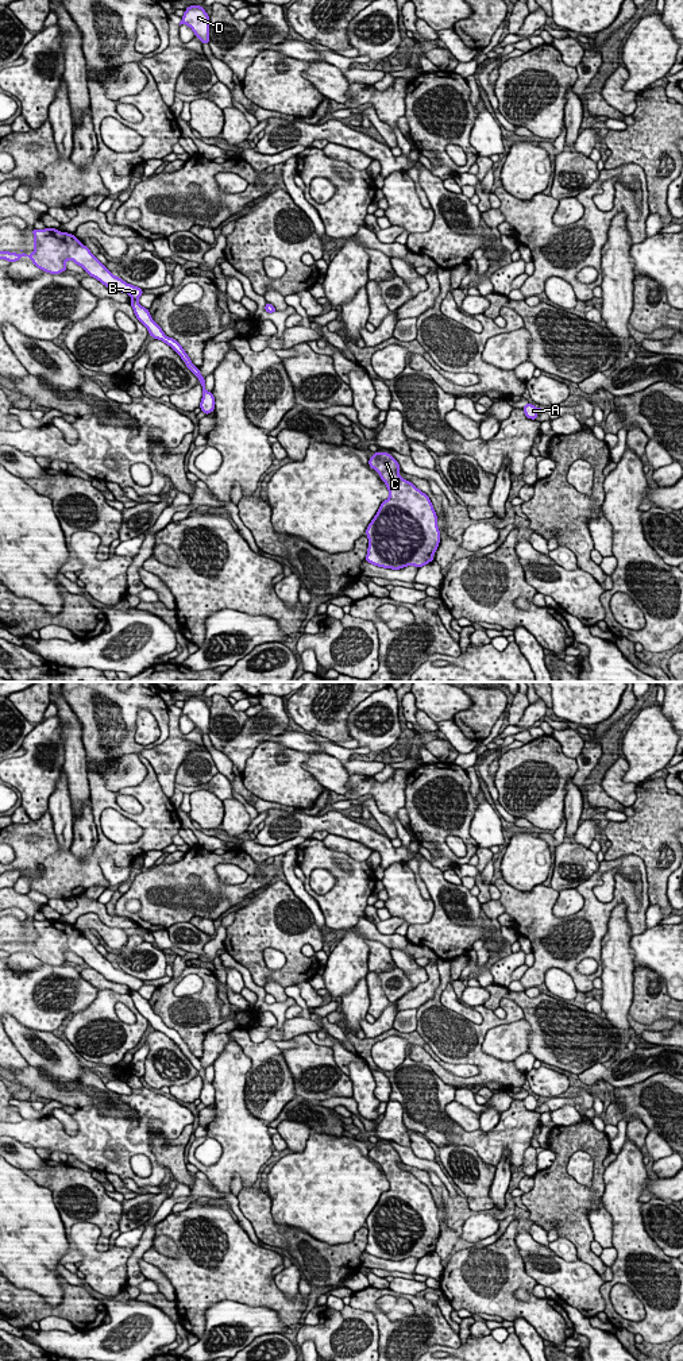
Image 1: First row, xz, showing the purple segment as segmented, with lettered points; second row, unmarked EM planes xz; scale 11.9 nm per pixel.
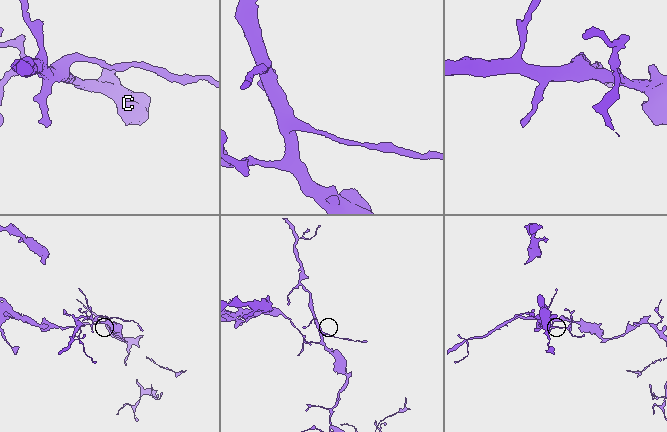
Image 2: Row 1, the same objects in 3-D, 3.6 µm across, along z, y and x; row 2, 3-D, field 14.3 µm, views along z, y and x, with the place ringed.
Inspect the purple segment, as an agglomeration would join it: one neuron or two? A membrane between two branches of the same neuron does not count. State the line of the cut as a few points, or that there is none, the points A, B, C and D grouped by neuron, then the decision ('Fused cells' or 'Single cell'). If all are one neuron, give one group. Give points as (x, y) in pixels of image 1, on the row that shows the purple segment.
Split along xz (132, 297), (137, 300). Groups: A C D / B. Fused cells

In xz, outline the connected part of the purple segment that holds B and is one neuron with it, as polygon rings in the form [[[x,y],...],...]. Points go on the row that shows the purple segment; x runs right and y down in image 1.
[[[34,228],[32,235],[35,238],[32,242],[32,254],[27,255],[23,250],[20,250],[20,254],[0,251],[0,259],[12,263],[20,261],[23,257],[28,257],[38,269],[50,274],[66,271],[66,262],[73,261],[81,266],[88,275],[96,278],[108,289],[127,293],[134,300],[138,300],[143,294],[143,289],[113,275],[74,235],[61,232],[57,228]]]

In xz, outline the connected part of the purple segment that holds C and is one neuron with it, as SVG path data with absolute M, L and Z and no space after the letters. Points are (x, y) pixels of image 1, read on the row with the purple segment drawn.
M374 452L368 466L385 482L389 498L367 525L364 560L391 570L431 563L439 548L440 531L429 497L398 474L401 467L391 454Z

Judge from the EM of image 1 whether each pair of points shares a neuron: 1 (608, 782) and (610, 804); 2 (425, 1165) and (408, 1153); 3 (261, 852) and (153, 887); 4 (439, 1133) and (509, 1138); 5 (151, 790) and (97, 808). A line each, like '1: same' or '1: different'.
1: different
2: same
3: different
4: same
5: same

